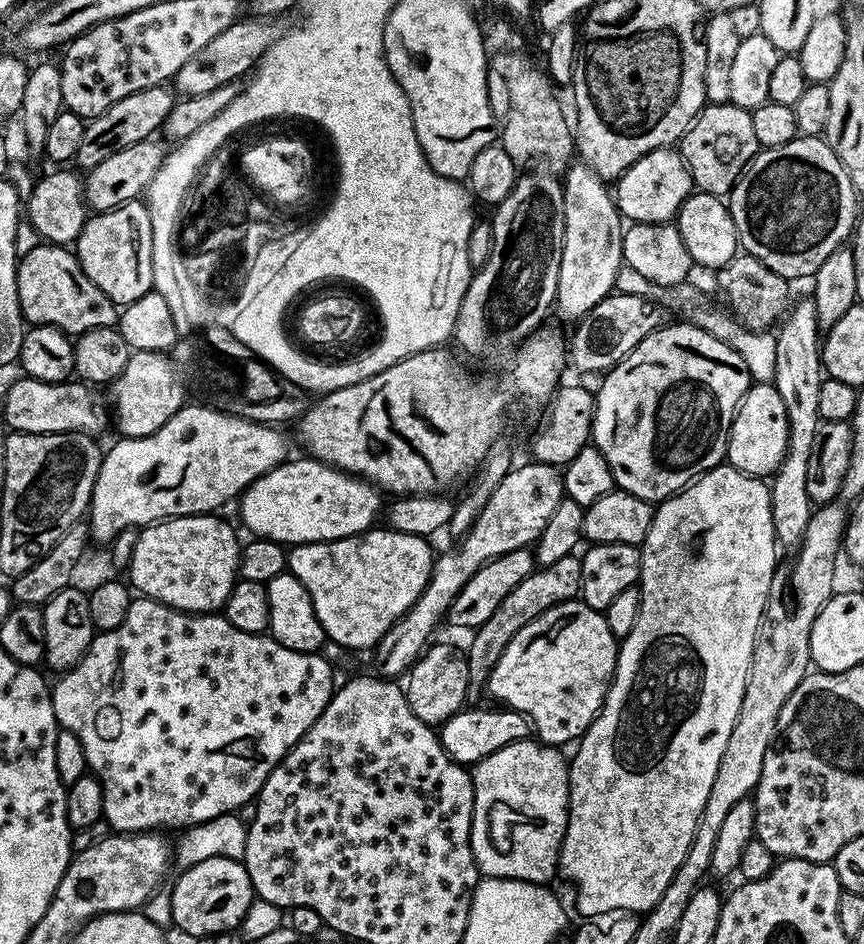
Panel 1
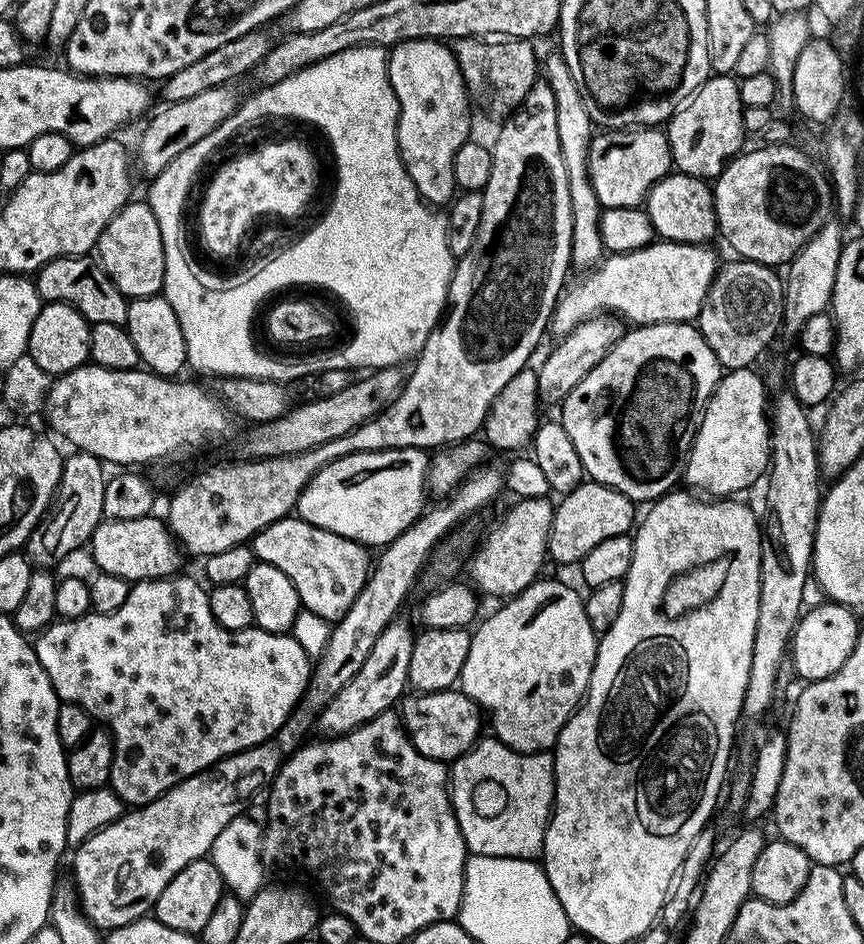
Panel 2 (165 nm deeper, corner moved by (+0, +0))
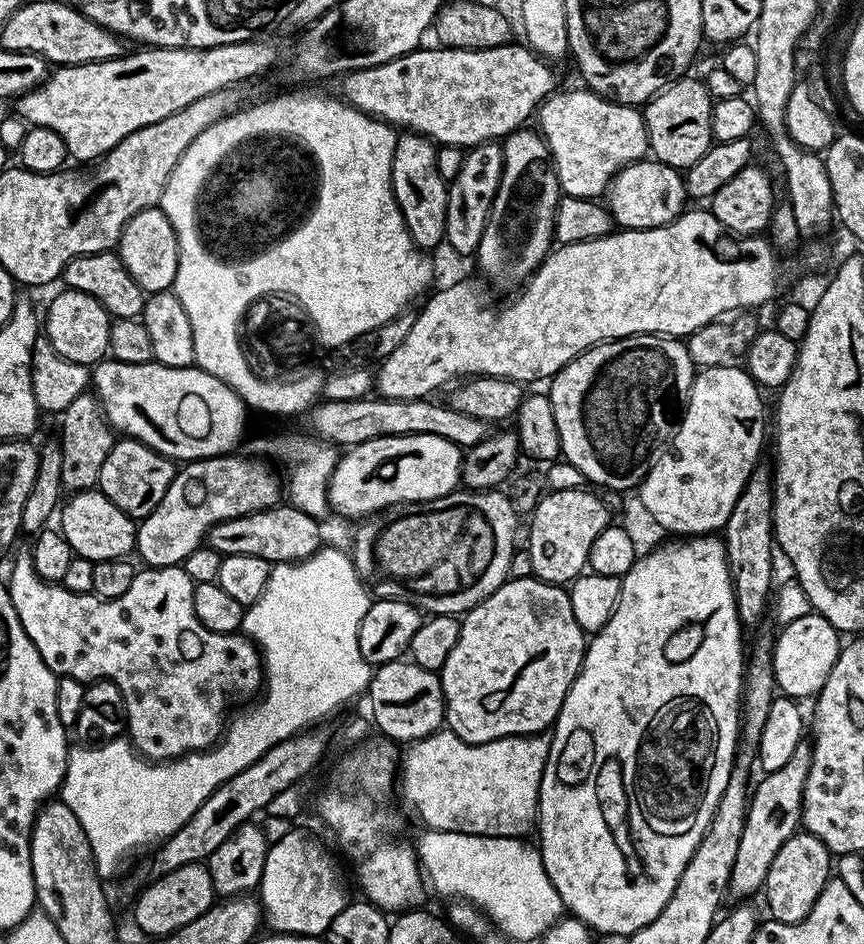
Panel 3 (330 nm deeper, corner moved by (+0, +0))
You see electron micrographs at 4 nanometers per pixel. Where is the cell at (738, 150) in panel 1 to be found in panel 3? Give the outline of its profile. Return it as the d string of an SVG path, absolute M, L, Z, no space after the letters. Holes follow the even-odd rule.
M685 74L671 81L642 108L644 125L648 131L648 146L651 155L677 170L687 170L694 166L714 143L712 127L710 126L714 97L708 92L708 85L703 79L691 80L690 77L691 75Z

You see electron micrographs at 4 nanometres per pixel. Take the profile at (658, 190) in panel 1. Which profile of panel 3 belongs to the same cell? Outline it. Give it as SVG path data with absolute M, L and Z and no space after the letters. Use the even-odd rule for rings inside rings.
M579 87L573 92L553 92L540 105L534 120L540 123L538 131L552 155L561 193L590 200L603 197L613 176L627 164L645 159L650 149L639 107L605 100L587 87Z

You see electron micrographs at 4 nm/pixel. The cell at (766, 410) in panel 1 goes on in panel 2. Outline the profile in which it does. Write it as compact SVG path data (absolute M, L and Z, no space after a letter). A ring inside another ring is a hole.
M733 368L721 375L684 471L684 480L692 483L693 489L701 488L696 490L709 492L704 494L712 498L732 498L744 494L740 492L767 473L772 454L772 428L770 404L764 401L764 392L765 377L752 368Z

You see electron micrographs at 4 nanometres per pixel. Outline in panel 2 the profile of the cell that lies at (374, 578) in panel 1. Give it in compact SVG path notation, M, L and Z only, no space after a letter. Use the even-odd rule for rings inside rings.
M292 514L257 532L250 547L259 563L278 566L294 582L294 590L298 590L298 598L307 611L329 622L341 620L362 586L368 583L370 556L368 560L369 549L365 545L322 530Z

